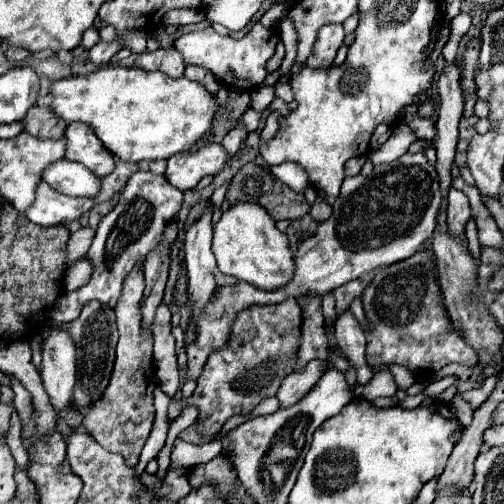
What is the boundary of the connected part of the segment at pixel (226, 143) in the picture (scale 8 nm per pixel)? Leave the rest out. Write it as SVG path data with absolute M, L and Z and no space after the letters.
M236 127L230 133L226 133L226 137L222 139L222 147L224 147L224 151L228 151L228 161L236 155L236 151L238 151L238 147L246 135L248 133L242 127Z

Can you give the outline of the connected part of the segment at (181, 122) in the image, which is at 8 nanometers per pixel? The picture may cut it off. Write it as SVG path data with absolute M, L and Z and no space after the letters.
M100 67L94 73L86 75L70 75L68 79L60 79L52 83L50 95L54 97L52 101L52 111L72 123L72 121L82 121L86 125L92 125L94 133L102 141L102 145L116 155L122 161L154 161L154 159L168 159L176 153L188 151L204 133L210 131L212 119L216 115L218 103L214 95L210 95L200 83L188 81L188 79L172 79L160 71L148 73L138 67Z

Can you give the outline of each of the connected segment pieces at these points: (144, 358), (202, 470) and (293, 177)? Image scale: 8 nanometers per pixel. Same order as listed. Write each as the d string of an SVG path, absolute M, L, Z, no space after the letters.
M136 267L136 271L132 271L132 275L124 279L124 293L120 293L120 303L114 307L120 341L116 349L116 363L114 363L108 391L84 415L84 427L94 437L94 441L98 441L106 451L122 455L130 467L136 467L140 451L154 425L152 393L156 387L156 377L154 377L152 363L148 361L152 359L152 333L140 327L142 293L144 293L144 275L142 275L142 267Z
M222 449L222 453L216 455L212 461L192 469L188 475L188 481L192 487L200 487L200 485L212 487L216 491L216 497L222 501L228 501L238 487L236 469L232 467L232 461L226 449Z
M280 163L280 165L274 165L272 167L272 173L282 181L286 183L288 187L292 187L294 191L298 193L304 193L306 185L308 185L308 175L306 171L298 165L298 163Z

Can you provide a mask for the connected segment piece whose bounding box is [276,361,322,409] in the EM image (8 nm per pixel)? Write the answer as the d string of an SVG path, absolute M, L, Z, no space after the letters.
M308 363L308 369L300 371L300 373L290 373L284 383L280 385L280 391L276 393L278 401L280 401L280 409L290 407L294 403L298 403L312 387L314 383L320 379L322 371L320 371L320 363Z

